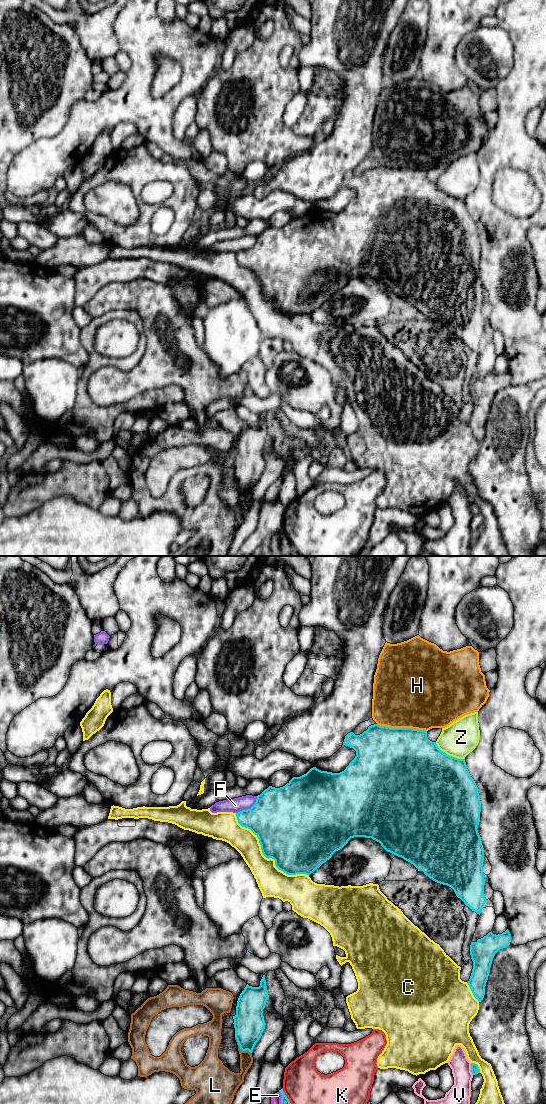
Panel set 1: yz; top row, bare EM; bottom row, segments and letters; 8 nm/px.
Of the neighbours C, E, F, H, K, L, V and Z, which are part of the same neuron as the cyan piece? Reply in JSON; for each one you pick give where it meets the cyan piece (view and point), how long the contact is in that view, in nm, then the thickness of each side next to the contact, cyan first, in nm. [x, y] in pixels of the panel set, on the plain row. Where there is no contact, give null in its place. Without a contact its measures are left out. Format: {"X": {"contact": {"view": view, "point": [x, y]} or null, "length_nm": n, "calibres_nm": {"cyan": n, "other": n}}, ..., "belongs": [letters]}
{"H": {"contact": {"view": "yz", "point": [402, 168]}, "length_nm": 400, "calibres_nm": {"cyan": 500, "other": 500}}, "belongs": ["H"]}

